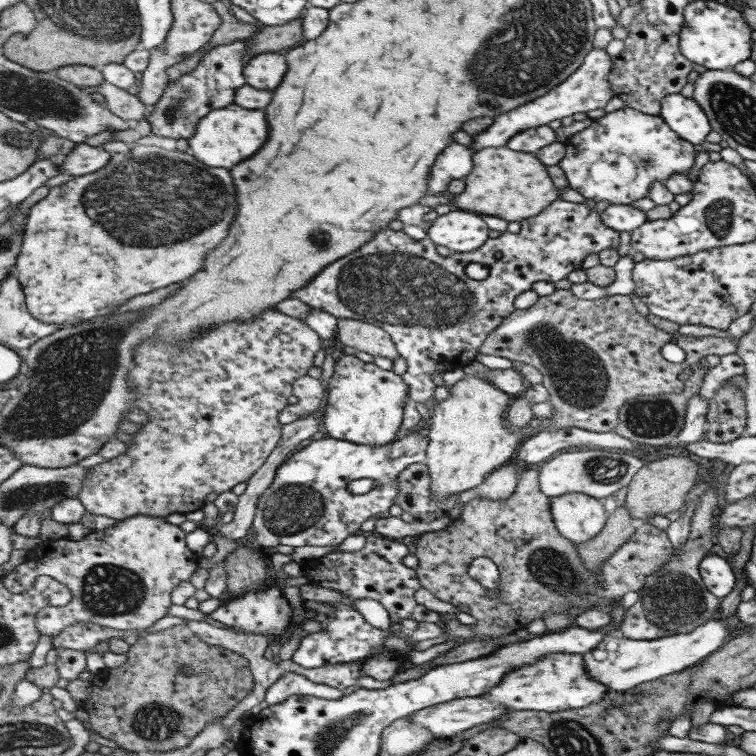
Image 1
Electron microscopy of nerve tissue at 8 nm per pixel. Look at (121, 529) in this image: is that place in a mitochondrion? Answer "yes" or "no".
no

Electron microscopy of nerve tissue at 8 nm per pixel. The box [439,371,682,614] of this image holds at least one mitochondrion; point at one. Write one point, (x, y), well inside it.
(549, 568)

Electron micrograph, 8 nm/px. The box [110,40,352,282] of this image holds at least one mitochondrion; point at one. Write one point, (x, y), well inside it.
(177, 109)

